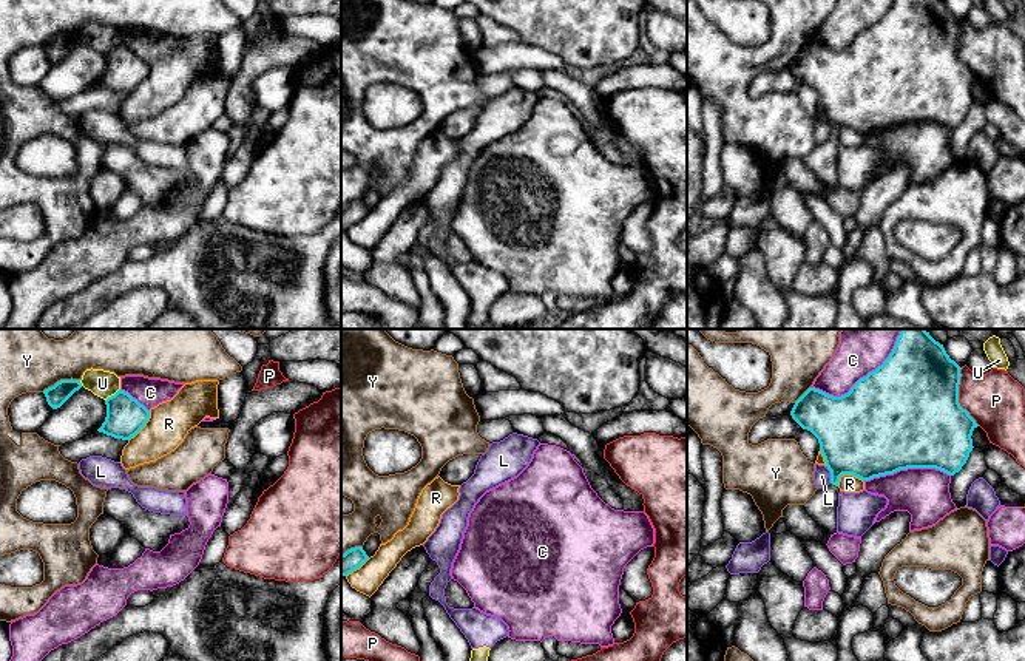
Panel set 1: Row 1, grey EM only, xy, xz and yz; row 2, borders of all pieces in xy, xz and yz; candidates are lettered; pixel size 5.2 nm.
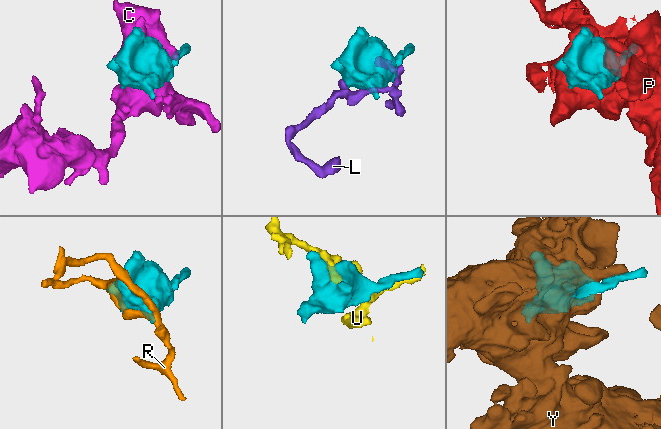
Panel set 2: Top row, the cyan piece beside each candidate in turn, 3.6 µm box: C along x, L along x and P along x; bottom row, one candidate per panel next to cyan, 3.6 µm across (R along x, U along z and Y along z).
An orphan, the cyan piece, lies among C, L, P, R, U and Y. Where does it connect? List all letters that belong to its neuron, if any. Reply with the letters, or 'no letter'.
no letter

